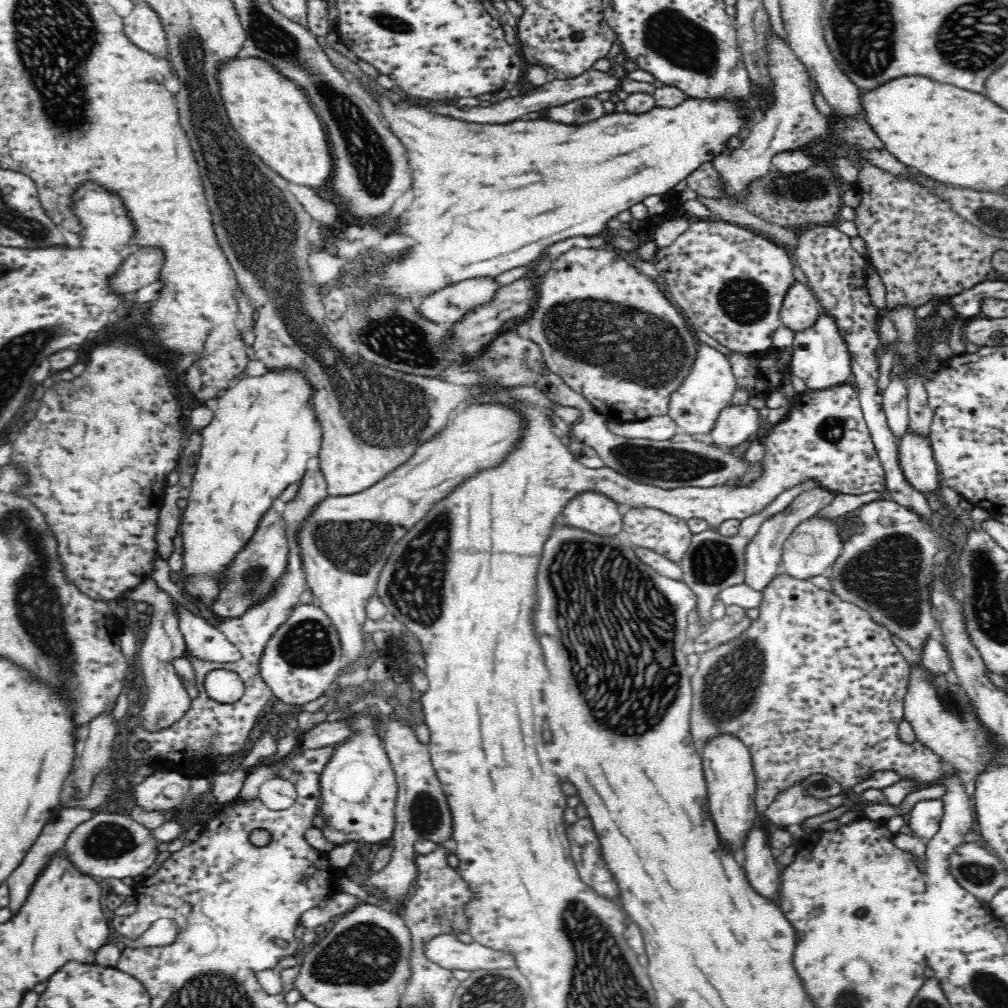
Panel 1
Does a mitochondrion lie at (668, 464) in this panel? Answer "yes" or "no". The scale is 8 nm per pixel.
yes

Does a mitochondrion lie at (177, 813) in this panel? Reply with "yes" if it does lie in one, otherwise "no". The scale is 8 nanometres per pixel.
no

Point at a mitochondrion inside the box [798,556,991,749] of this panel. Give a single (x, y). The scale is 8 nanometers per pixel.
(947, 697)

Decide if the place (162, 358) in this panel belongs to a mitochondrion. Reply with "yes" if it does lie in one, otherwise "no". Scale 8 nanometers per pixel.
no

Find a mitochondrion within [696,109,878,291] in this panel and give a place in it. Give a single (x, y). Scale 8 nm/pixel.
(797, 188)

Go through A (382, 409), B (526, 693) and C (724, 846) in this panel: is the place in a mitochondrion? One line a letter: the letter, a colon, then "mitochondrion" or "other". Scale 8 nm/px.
A: mitochondrion
B: other
C: other

